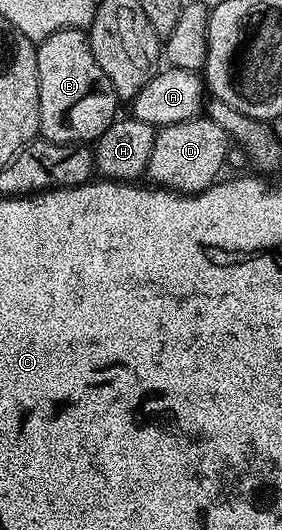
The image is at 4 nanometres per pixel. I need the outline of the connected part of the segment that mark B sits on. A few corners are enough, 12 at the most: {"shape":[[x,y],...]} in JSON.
{"shape":[[87,32],[36,50],[38,130],[93,144],[120,100]]}

